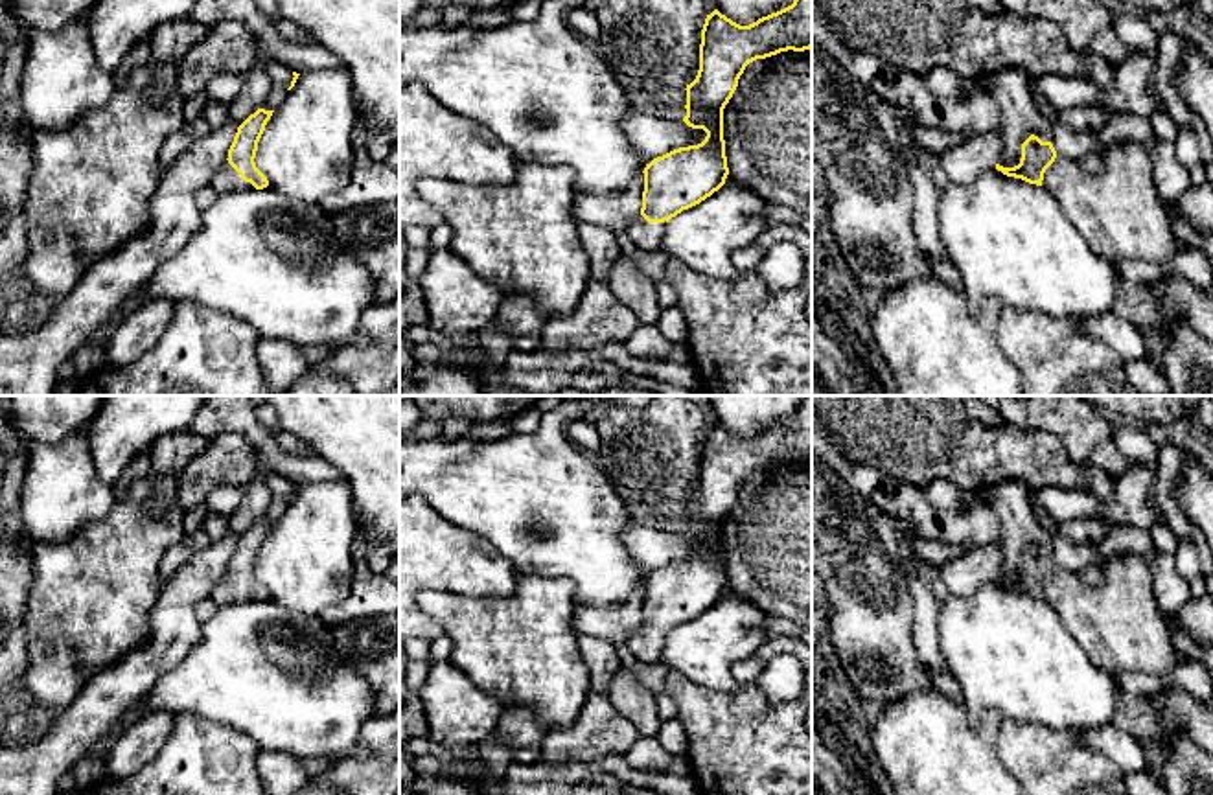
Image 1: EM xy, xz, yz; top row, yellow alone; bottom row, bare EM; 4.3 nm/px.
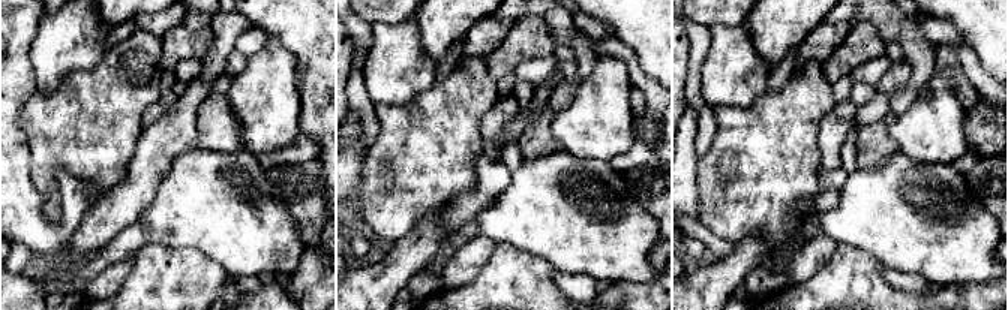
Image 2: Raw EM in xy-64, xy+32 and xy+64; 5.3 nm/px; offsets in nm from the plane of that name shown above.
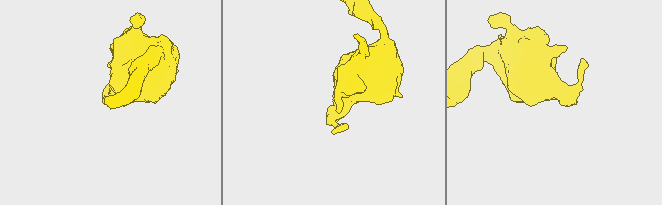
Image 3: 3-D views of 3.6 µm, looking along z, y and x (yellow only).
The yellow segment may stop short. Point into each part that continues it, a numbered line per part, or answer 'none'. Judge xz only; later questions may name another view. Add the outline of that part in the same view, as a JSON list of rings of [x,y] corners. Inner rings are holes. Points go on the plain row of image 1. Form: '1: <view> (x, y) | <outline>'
1: xz (646, 648) | [[[637,628],[626,640],[631,653],[637,657],[641,666],[657,664],[661,661],[661,651],[666,642],[664,635],[648,635],[642,628]]]

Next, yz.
1: yz (1120, 622) | [[[1119,554],[1106,559],[1103,582],[1084,583],[1077,572],[1057,567],[1045,582],[1042,600],[1062,618],[1068,631],[1086,650],[1090,659],[1110,675],[1130,670],[1150,675],[1169,675],[1178,666],[1173,633],[1165,607],[1154,591],[1154,572],[1141,556]]]

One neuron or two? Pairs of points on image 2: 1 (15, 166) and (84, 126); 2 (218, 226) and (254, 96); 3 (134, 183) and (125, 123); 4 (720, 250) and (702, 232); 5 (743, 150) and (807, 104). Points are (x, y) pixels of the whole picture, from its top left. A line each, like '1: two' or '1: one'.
1: two
2: two
3: two
4: one
5: one

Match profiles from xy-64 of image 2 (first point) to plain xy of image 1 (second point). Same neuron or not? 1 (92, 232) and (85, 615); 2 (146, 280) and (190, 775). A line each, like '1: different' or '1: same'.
1: different
2: same

